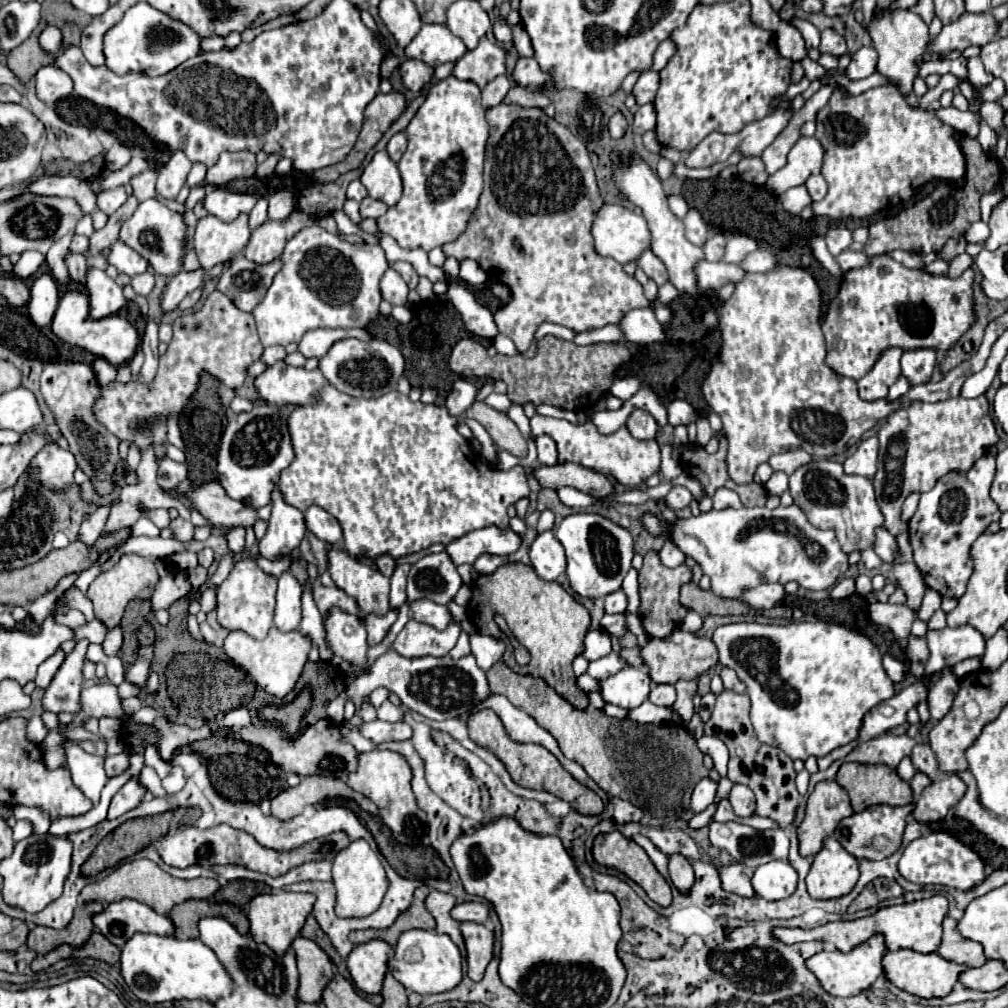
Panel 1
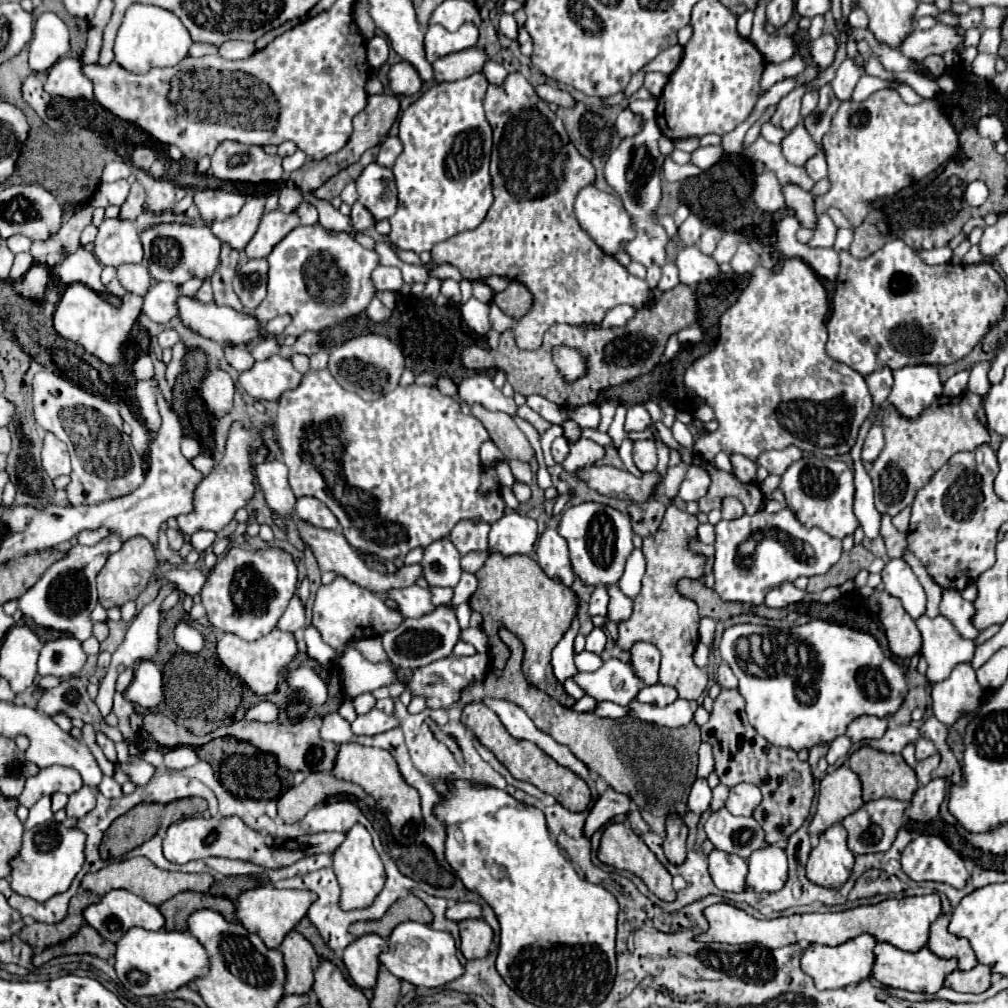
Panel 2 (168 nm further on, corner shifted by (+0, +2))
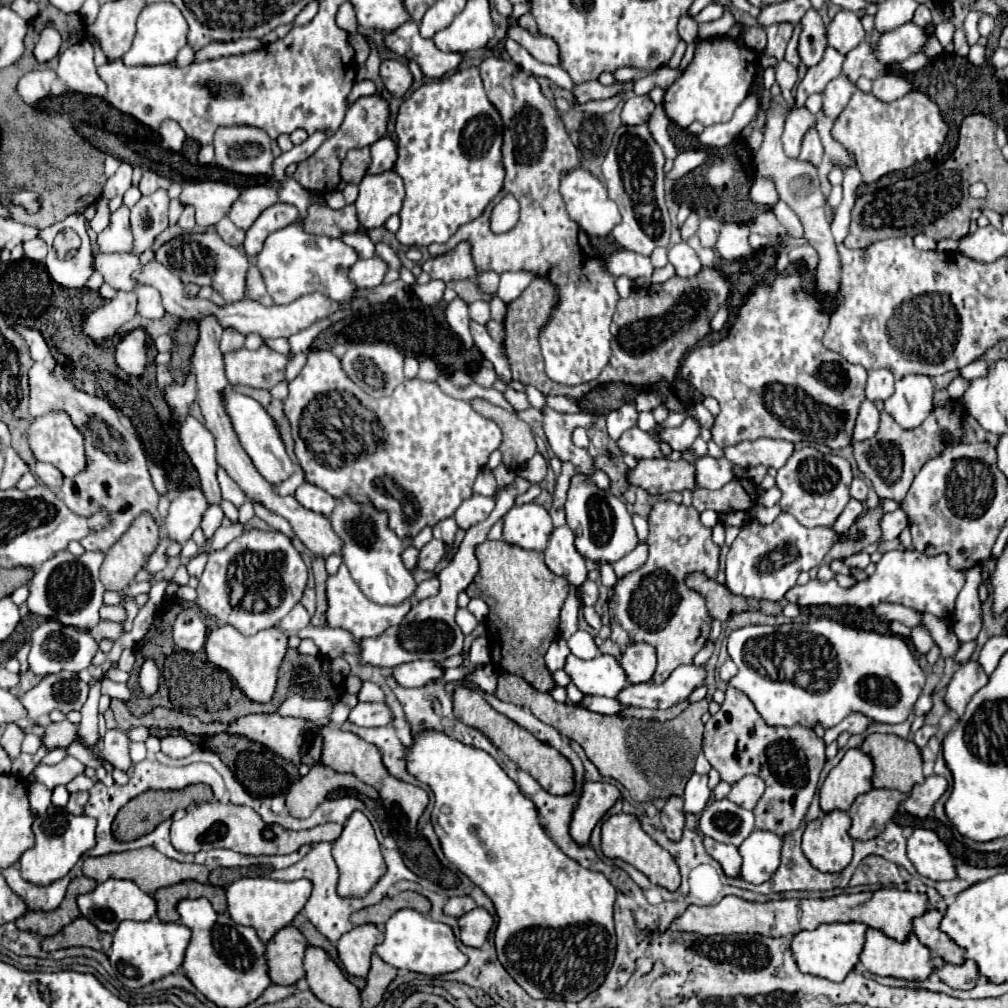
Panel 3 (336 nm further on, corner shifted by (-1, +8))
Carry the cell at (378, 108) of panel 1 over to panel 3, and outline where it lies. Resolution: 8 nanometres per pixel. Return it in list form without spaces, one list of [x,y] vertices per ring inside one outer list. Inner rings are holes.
[[[382,95],[360,97],[358,101],[354,101],[354,103],[348,107],[346,117],[344,117],[344,123],[340,125],[340,129],[338,129],[332,137],[328,137],[328,139],[318,147],[318,151],[316,151],[312,157],[308,157],[306,161],[298,163],[296,173],[292,175],[294,181],[298,181],[304,189],[314,191],[314,193],[318,193],[318,195],[326,195],[326,193],[334,191],[336,185],[340,183],[338,169],[340,169],[342,159],[346,157],[346,151],[372,145],[374,141],[378,141],[380,137],[384,137],[384,135],[386,135],[388,119],[390,119],[390,109],[388,109],[388,101],[386,101]]]

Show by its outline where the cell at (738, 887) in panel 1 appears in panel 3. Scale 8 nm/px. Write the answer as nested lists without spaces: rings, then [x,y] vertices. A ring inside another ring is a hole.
[[[704,837],[704,847],[712,859],[716,859],[724,871],[726,877],[738,877],[742,869],[742,857],[734,845],[714,841],[710,837]]]

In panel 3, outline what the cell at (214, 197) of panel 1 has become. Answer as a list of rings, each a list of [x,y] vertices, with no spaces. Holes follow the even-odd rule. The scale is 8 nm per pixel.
[[[198,181],[186,183],[180,195],[184,205],[194,205],[196,223],[200,227],[214,227],[238,201],[240,191],[226,183],[216,181]]]

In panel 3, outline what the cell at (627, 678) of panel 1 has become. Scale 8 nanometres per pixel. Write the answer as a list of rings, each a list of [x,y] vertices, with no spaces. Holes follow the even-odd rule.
[[[570,653],[564,669],[570,675],[572,683],[588,695],[618,697],[618,691],[628,685],[622,665],[612,655],[598,655],[590,661],[584,661]]]

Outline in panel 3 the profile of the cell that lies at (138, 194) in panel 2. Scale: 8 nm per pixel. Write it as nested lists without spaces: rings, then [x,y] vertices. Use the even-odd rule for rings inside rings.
[[[144,171],[144,173],[142,173],[142,179],[140,179],[140,183],[138,183],[138,189],[140,189],[142,195],[150,195],[150,193],[154,193],[154,191],[160,189],[160,187],[168,189],[168,185],[170,185],[168,179],[156,175],[154,171]]]

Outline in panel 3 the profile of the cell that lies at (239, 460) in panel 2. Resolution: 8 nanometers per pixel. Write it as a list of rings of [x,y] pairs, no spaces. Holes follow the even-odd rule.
[[[188,487],[180,491],[170,505],[168,517],[164,519],[166,533],[172,541],[186,543],[190,535],[200,527],[204,511],[210,507],[204,491],[200,487]]]

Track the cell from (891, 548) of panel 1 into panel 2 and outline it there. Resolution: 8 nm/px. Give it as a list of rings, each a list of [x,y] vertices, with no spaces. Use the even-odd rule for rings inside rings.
[[[851,453],[855,461],[855,503],[853,513],[859,521],[859,525],[865,529],[865,535],[869,539],[875,539],[879,535],[879,521],[881,513],[877,513],[873,505],[873,485],[869,481],[869,475],[861,463],[861,453]]]

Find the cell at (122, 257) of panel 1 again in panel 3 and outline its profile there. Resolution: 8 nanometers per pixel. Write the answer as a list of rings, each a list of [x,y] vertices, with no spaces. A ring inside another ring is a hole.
[[[120,207],[112,213],[110,225],[98,233],[100,253],[130,253],[134,249],[134,235],[130,231],[128,209]]]

